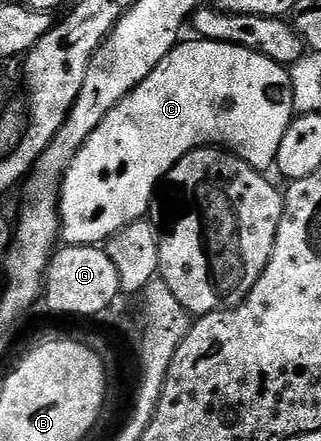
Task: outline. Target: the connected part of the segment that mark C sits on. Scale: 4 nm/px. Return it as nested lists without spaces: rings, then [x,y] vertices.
[[[193,37],[190,43],[185,42],[178,42],[177,46],[173,48],[173,51],[167,53],[167,57],[163,57],[163,61],[159,61],[157,68],[135,90],[127,93],[127,97],[123,97],[123,101],[119,101],[119,105],[115,105],[115,109],[111,109],[111,113],[107,113],[107,117],[103,117],[99,129],[95,129],[95,133],[91,133],[91,137],[87,137],[87,141],[78,149],[77,155],[71,161],[71,165],[64,171],[61,181],[59,210],[61,212],[60,238],[66,244],[74,247],[101,245],[110,239],[116,231],[121,231],[127,225],[136,223],[139,219],[146,218],[150,214],[148,212],[149,202],[151,204],[154,202],[155,192],[158,190],[159,184],[164,180],[165,174],[188,151],[193,151],[196,147],[220,145],[222,148],[232,151],[233,154],[237,155],[243,161],[250,163],[256,171],[262,173],[268,172],[270,170],[268,167],[272,168],[276,164],[279,145],[283,145],[283,133],[287,133],[287,129],[293,124],[295,118],[293,94],[291,93],[291,77],[289,76],[288,70],[282,64],[263,57],[258,51],[252,51],[239,45],[216,43],[210,39],[200,37]]]

